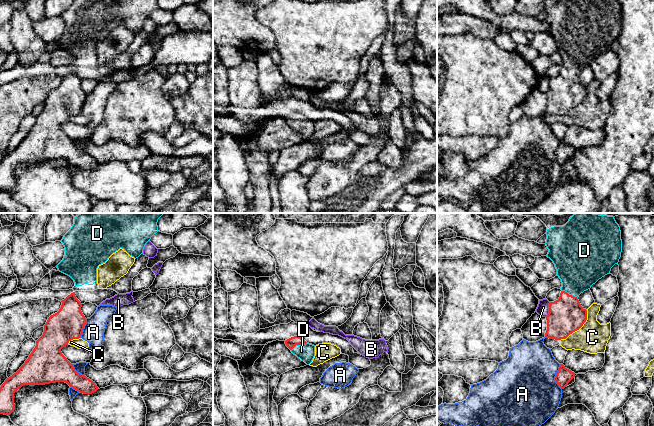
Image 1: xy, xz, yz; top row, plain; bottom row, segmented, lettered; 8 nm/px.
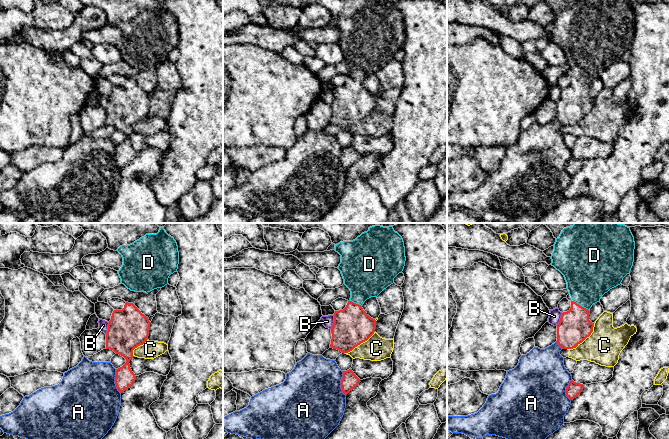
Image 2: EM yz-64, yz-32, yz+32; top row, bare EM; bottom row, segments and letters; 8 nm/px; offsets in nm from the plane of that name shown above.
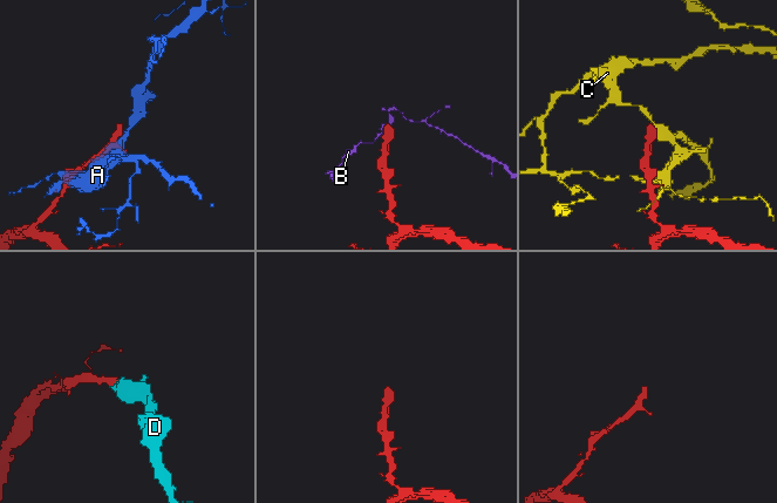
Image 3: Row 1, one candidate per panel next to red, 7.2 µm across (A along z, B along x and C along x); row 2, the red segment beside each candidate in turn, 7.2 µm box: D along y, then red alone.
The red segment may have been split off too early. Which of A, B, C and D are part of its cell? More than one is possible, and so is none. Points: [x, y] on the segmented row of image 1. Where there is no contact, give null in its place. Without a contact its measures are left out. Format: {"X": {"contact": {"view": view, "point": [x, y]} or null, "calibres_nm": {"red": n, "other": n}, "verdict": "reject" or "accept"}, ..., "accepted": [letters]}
{"A": {"contact": {"view": "yz", "point": [555, 377]}, "calibres_nm": {"red": 120, "other": 480}, "verdict": "reject"}, "B": {"contact": {"view": "yz", "point": [549, 309]}, "calibres_nm": {"red": 280, "other": 100}, "verdict": "reject"}, "C": {"contact": {"view": "yz", "point": [578, 329]}, "calibres_nm": {"red": 280, "other": 240}, "verdict": "reject"}, "D": {"contact": {"view": "xz", "point": [298, 344]}, "calibres_nm": {"red": 80, "other": 140}, "verdict": "accept"}, "accepted": ["D"]}

